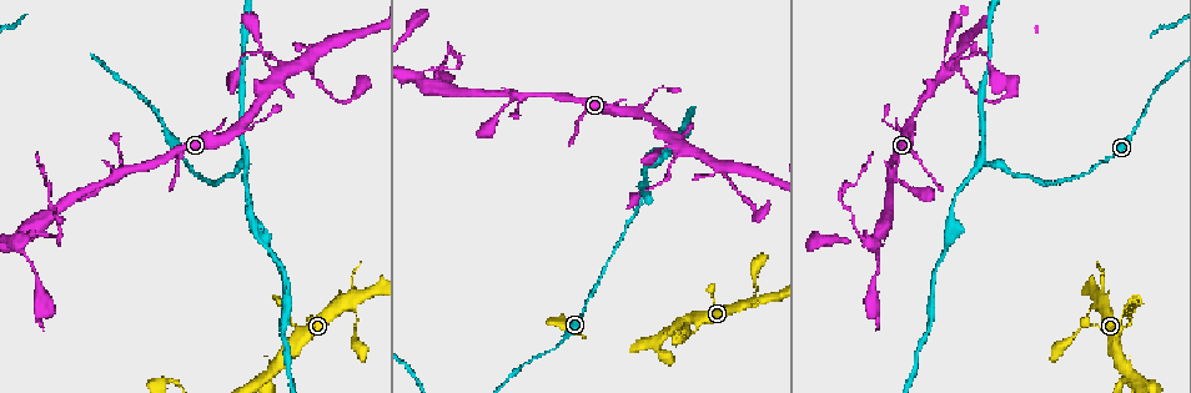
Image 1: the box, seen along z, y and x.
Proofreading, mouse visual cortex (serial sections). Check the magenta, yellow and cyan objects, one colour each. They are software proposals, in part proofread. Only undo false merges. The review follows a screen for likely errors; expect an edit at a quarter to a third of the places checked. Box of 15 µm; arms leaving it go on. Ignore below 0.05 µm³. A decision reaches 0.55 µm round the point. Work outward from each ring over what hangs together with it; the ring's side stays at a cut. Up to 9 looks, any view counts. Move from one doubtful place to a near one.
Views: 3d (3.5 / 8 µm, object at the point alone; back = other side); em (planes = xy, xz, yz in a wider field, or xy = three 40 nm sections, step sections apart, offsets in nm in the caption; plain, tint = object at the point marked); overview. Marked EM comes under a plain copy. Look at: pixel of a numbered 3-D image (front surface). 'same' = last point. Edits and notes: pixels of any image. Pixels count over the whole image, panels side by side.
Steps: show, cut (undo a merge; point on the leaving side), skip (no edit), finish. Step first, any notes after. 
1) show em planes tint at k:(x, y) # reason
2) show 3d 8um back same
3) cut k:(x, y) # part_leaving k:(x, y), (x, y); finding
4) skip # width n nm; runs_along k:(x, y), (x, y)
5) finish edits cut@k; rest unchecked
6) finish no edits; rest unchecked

show 3d 3.5um at 1:(514, 96) # three arms meet

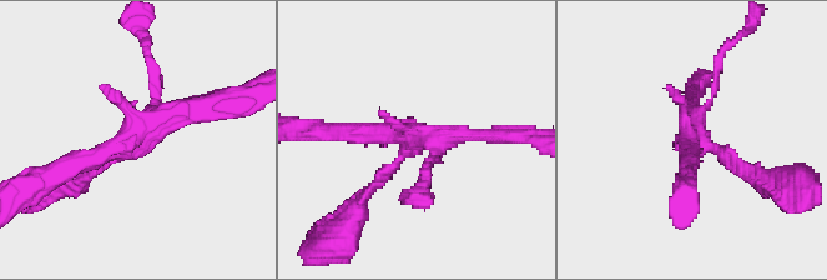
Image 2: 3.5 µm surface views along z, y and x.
show em planes tint at 2:(413, 135) # now the EM

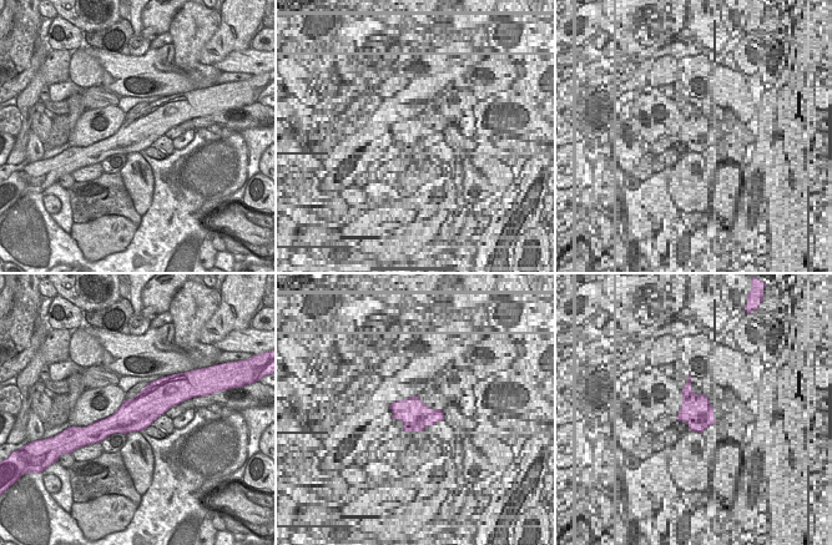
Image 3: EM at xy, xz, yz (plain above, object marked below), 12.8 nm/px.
show em xy step 1 tint same # another direction

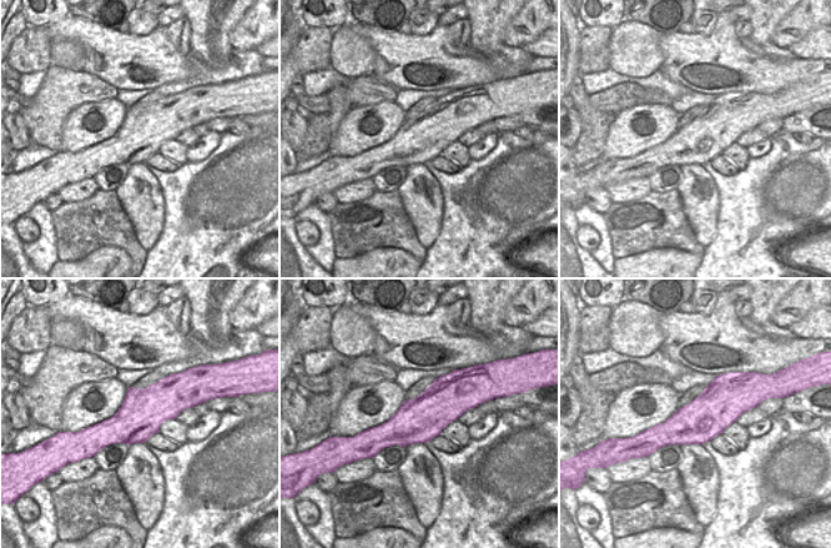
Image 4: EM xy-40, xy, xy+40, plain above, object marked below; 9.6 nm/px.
skip # runs_along 2:(211, 113), (169, 113), (58, 170); one cell here

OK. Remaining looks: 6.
show 3d 3.5um at 1:(452, 69) # thin neck

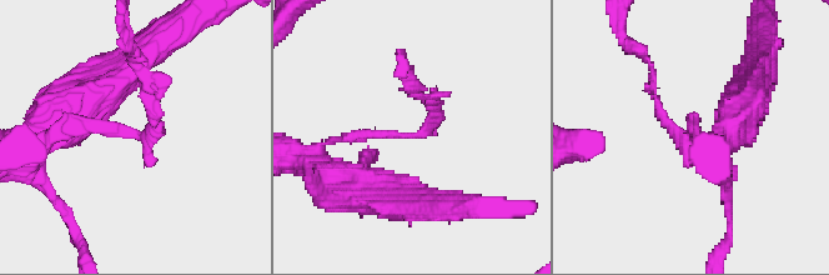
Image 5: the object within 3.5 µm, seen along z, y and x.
show em xy step 3 tint at 5:(131, 131) # arm_widths 150, 150 nm

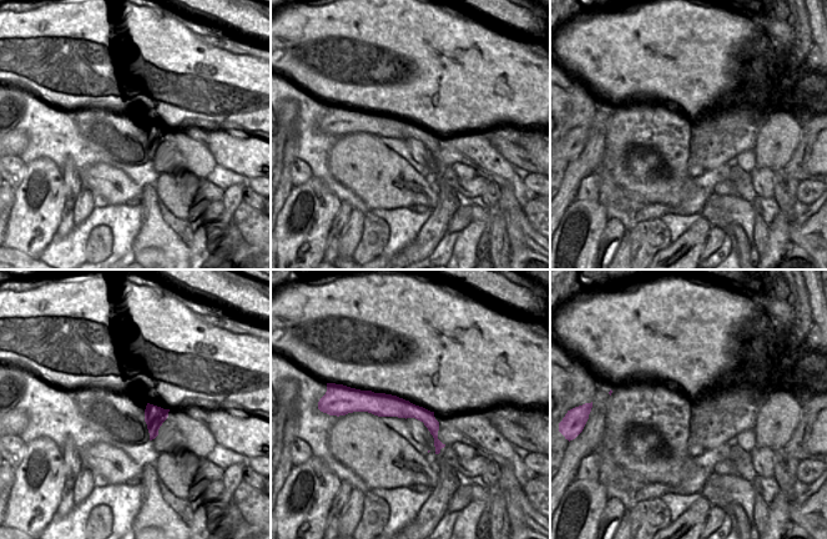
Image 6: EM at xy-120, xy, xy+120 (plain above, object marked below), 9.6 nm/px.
show em xy step 5 tint same

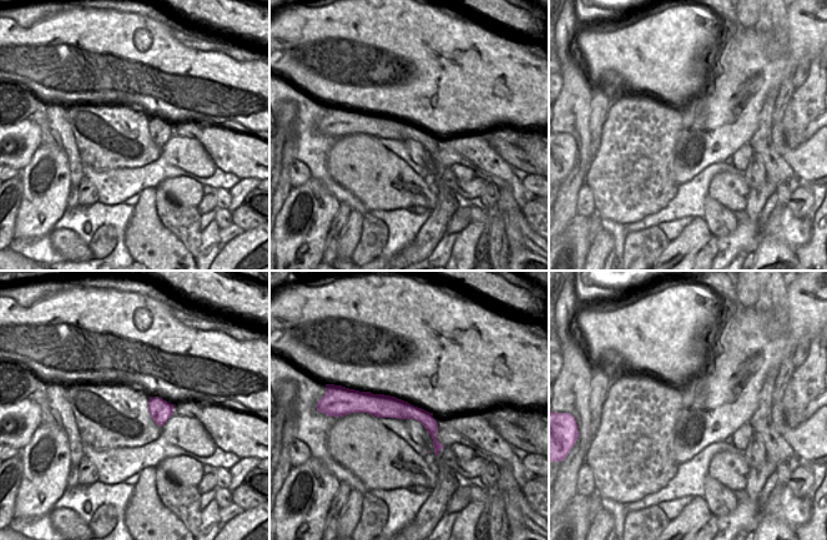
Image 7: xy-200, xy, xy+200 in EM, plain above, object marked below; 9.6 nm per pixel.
skip # runs_along 5:(48, 135), (98, 124), (147, 139), (155, 89); one cell here

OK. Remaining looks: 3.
show 3d 3.5um at 1:(985, 165) # a fork

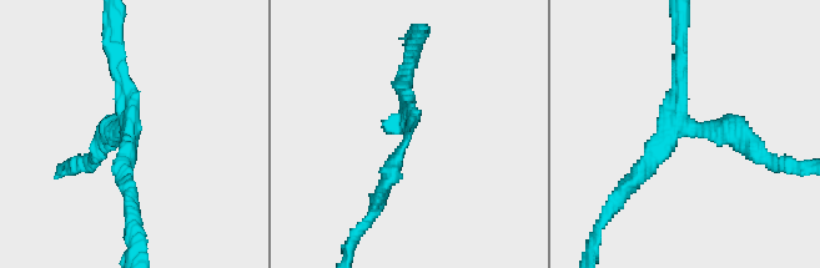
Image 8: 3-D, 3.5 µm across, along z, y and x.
show em xy step 5 tint at 8:(125, 126) # arms 3; arm_widths 200, 200, 250 nm; shape alone is not enough

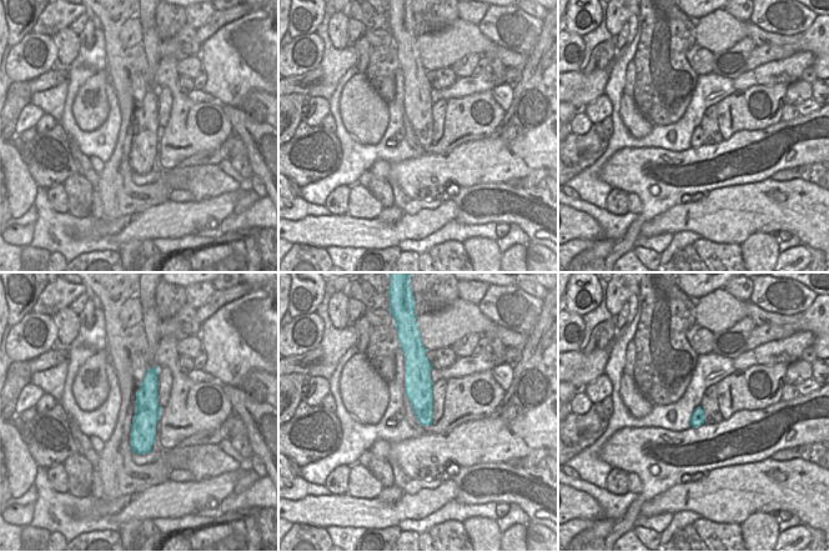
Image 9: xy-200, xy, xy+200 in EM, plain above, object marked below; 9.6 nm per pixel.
skip # runs_along 8:(746, 141), (677, 126), (622, 191); all the same cell

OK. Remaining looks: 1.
finish no edits; rest unchecked

